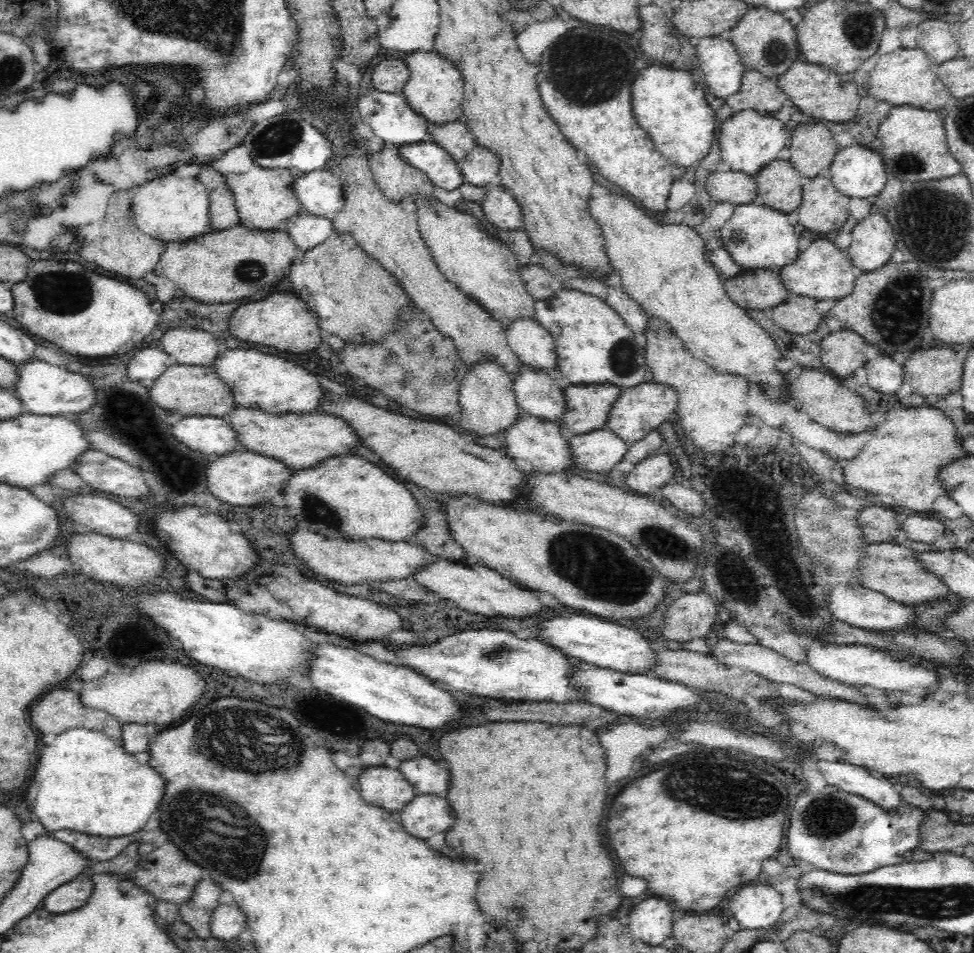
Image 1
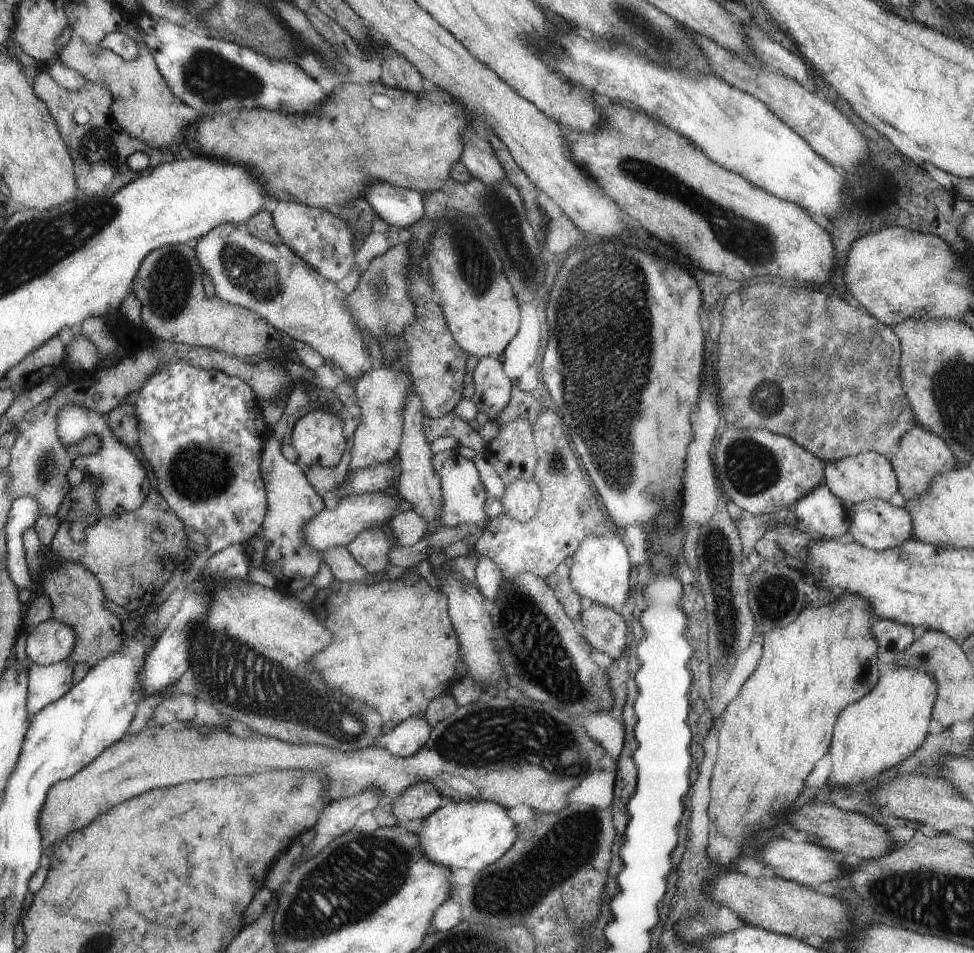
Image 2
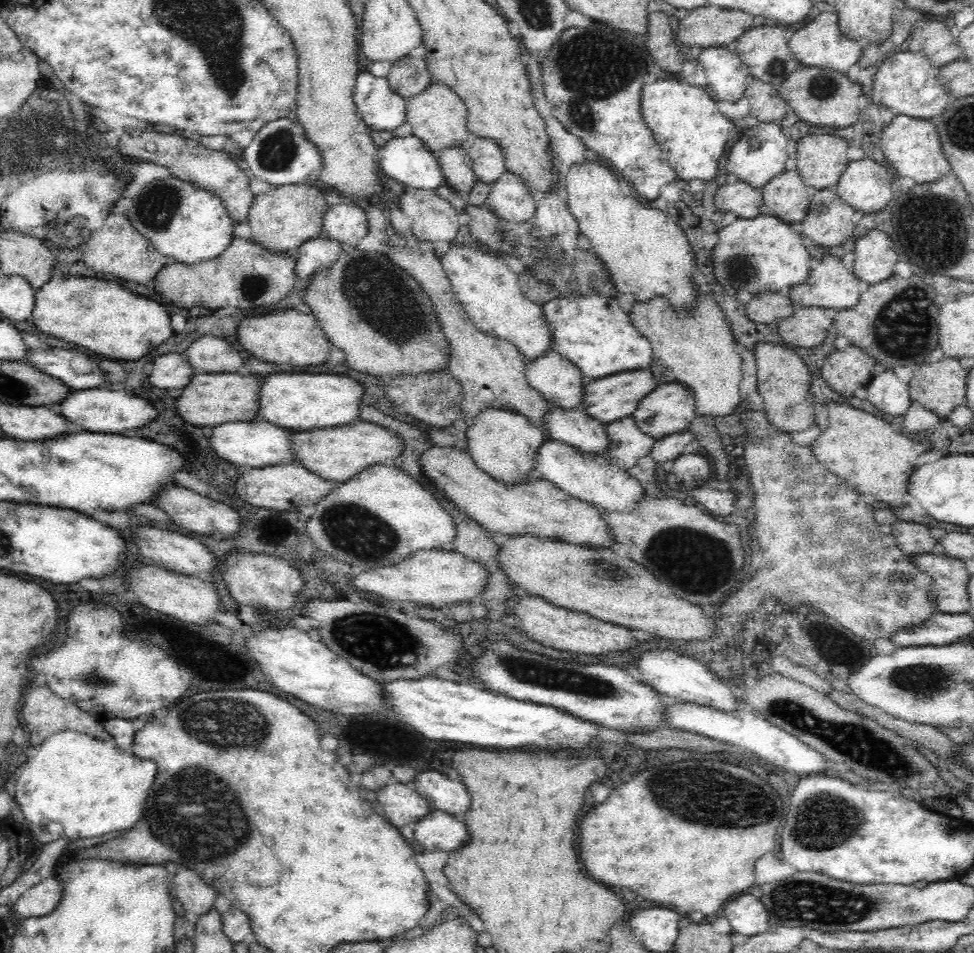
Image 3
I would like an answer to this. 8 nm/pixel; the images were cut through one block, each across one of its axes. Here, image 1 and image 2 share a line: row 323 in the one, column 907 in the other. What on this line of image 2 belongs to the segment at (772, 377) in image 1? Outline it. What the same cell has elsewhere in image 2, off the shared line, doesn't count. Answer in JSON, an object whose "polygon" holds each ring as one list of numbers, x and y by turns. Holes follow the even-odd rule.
{"polygon":[[896,662,890,665,863,698,845,706,836,718,836,733,829,746,831,771,825,786,840,787,868,781,909,758,924,744,936,692,933,675,897,666]]}

